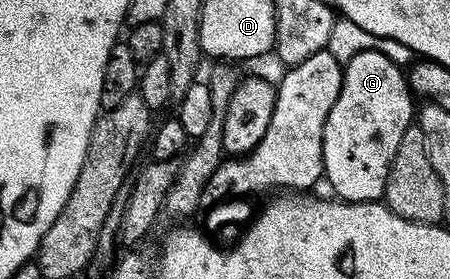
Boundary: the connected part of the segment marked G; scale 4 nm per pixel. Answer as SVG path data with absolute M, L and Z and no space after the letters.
M375 50L360 52L345 63L340 96L328 112L322 137L322 173L341 201L377 202L385 195L386 181L390 175L390 165L396 156L396 148L400 148L404 132L416 118L415 99L402 68L399 63L388 60L388 56Z

